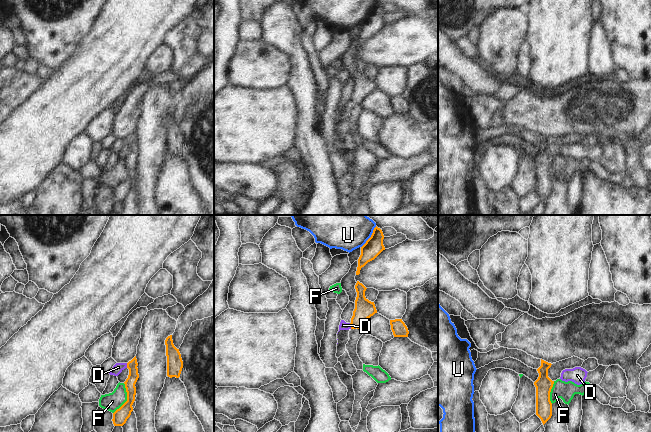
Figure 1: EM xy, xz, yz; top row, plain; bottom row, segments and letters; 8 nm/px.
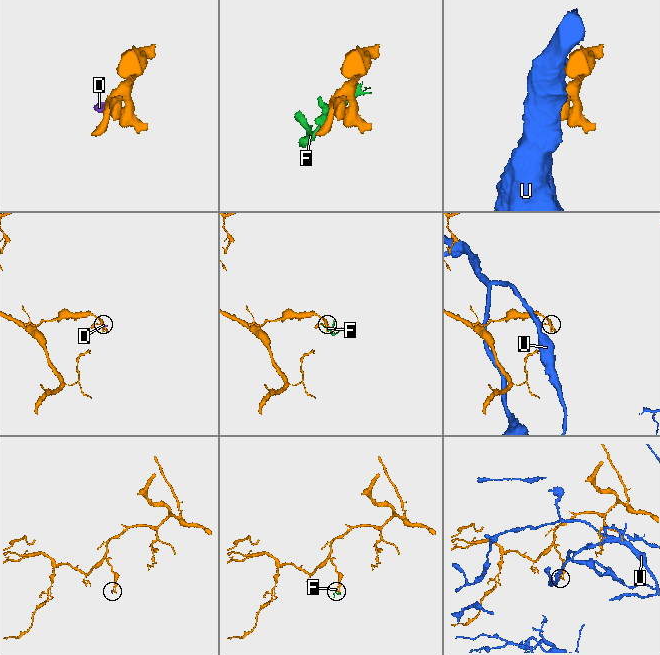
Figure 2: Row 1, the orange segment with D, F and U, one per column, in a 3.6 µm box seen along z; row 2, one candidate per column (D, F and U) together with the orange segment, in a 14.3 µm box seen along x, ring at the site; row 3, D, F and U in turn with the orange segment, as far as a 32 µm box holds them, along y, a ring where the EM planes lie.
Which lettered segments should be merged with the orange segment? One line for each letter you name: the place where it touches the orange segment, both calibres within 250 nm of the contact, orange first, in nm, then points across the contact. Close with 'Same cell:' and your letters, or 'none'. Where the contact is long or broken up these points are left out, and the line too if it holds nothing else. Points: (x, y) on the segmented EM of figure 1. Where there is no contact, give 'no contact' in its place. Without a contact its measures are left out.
Same cell: none

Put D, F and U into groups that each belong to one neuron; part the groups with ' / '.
D / F / U

